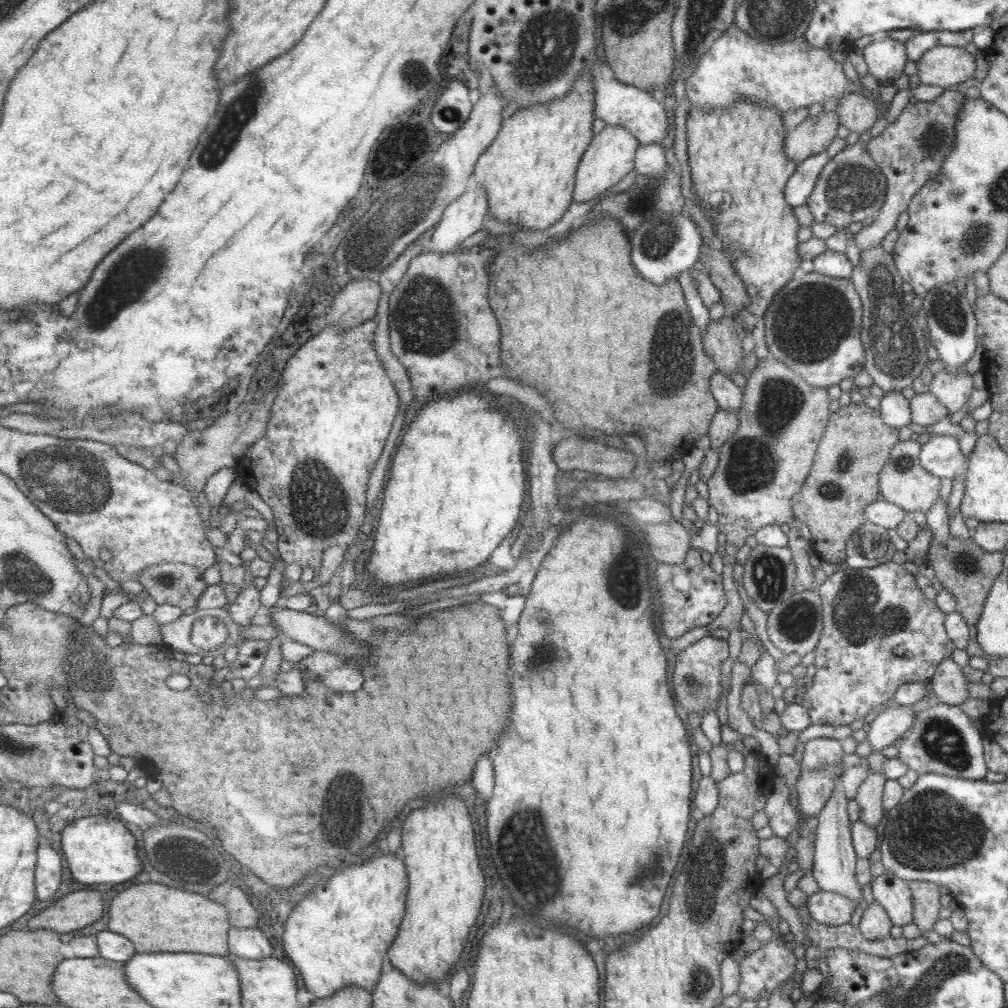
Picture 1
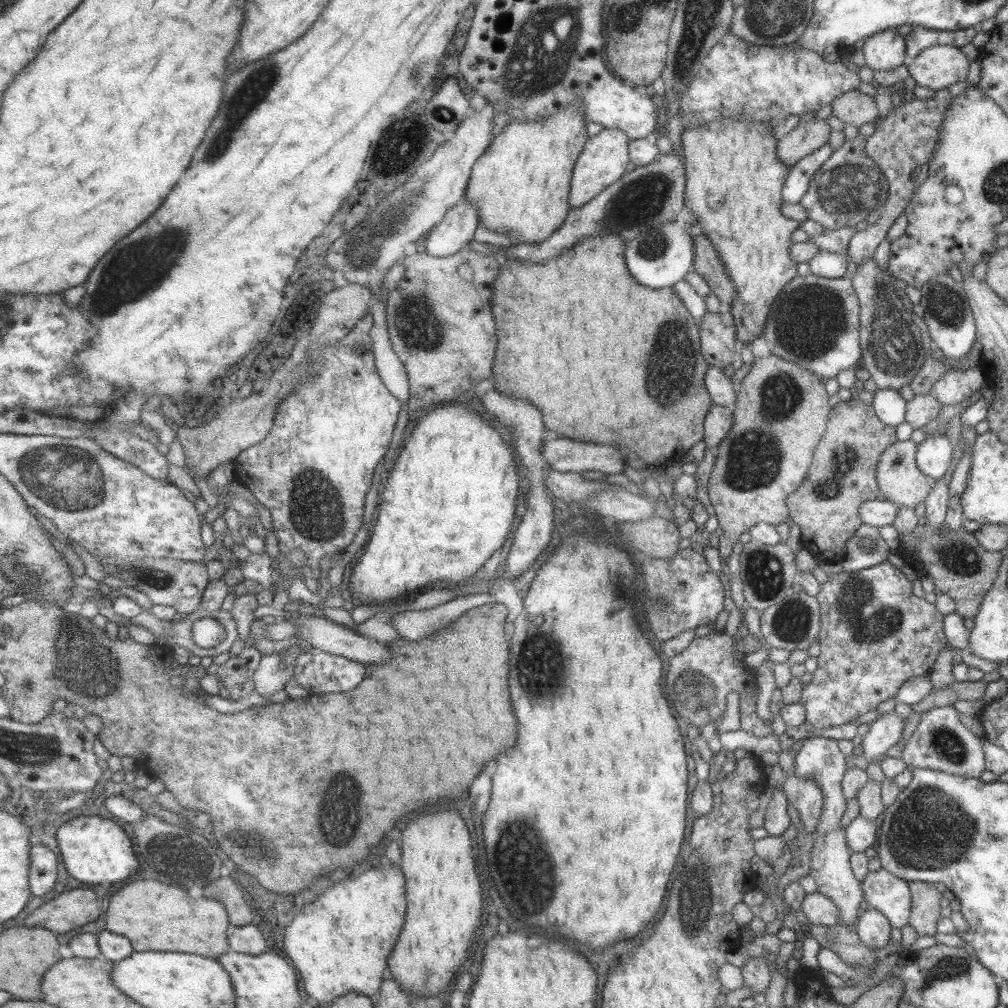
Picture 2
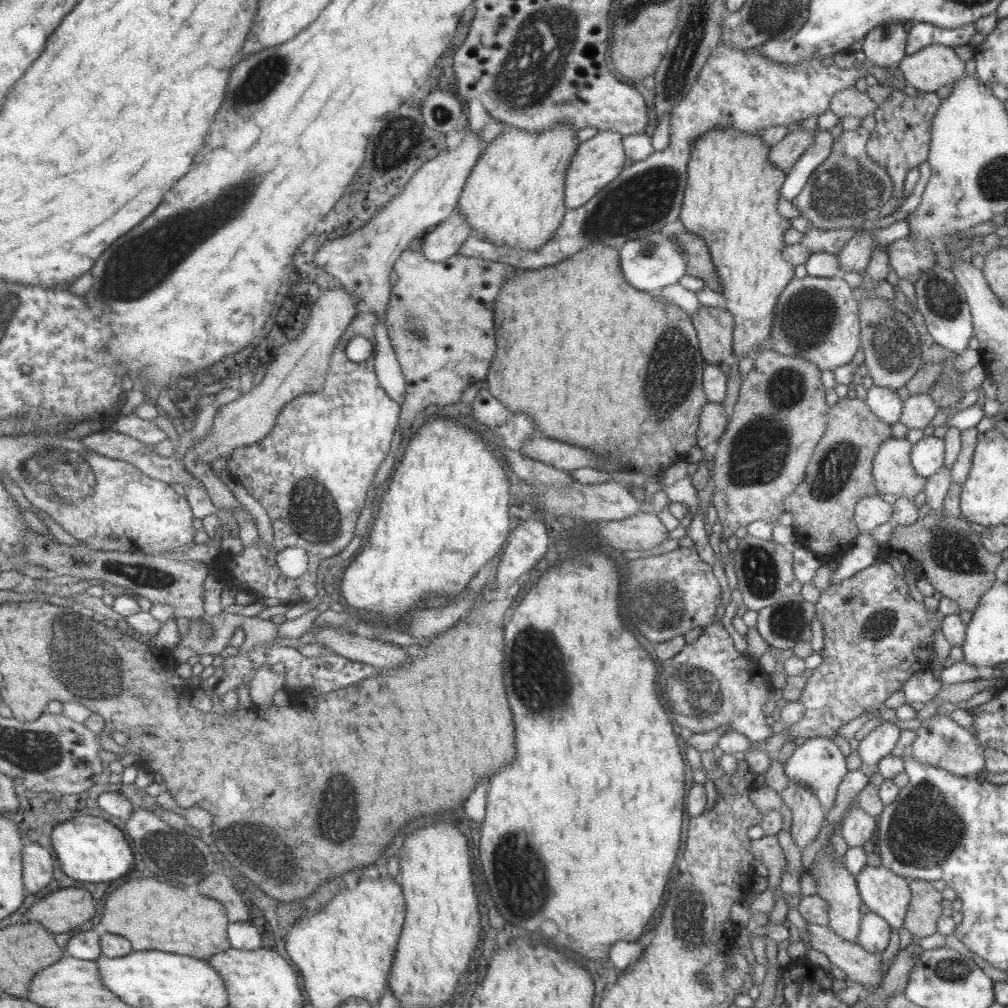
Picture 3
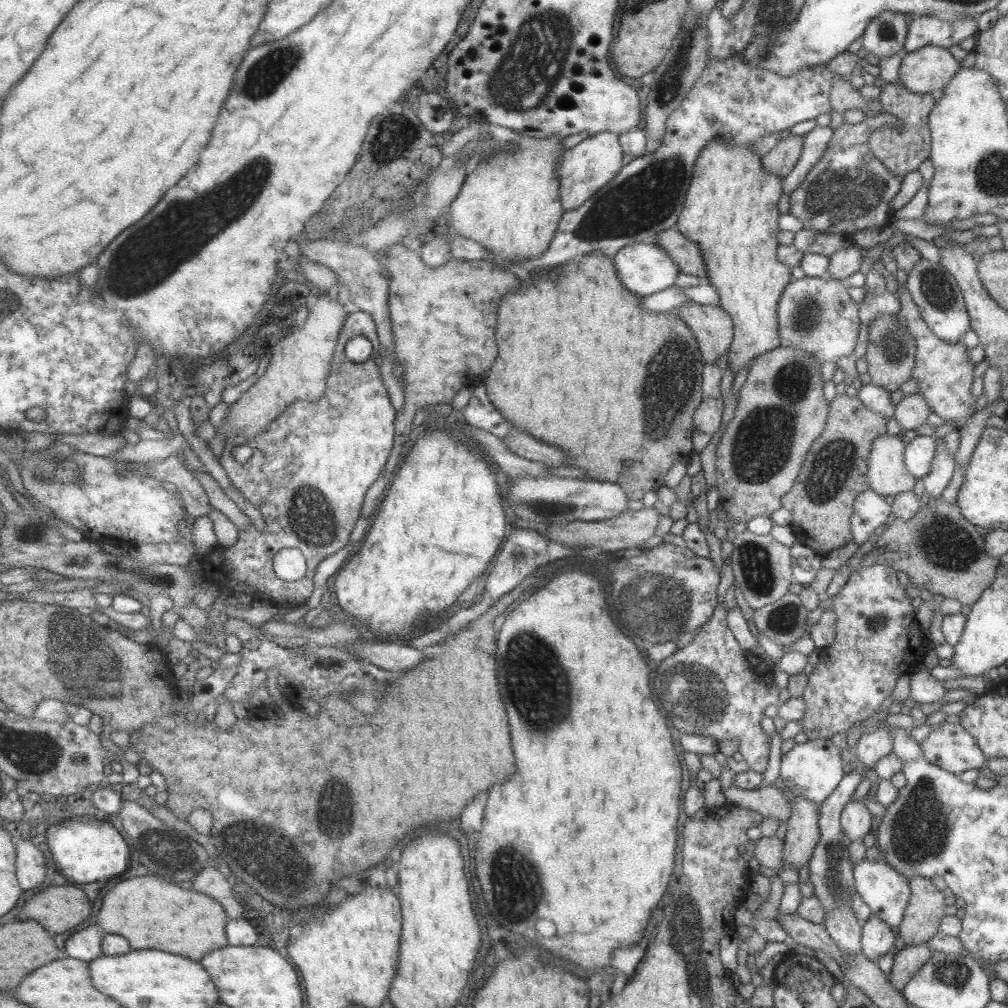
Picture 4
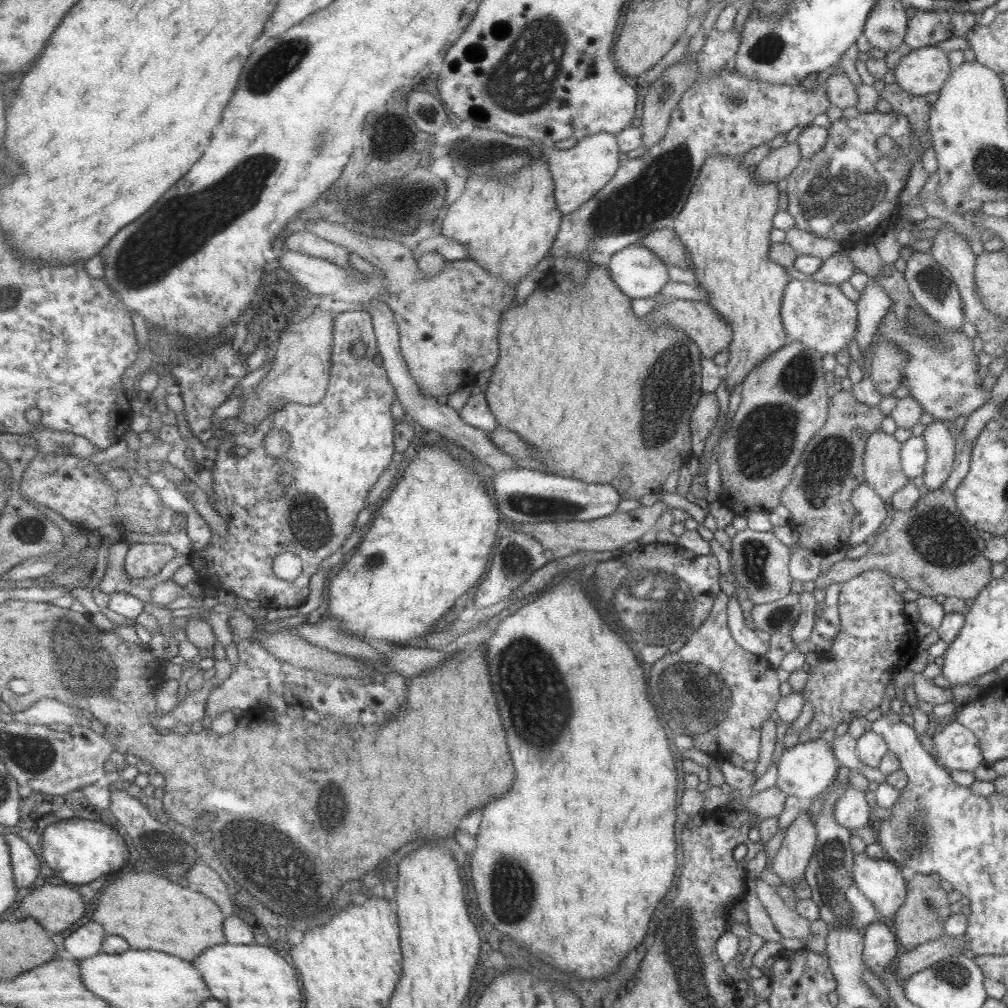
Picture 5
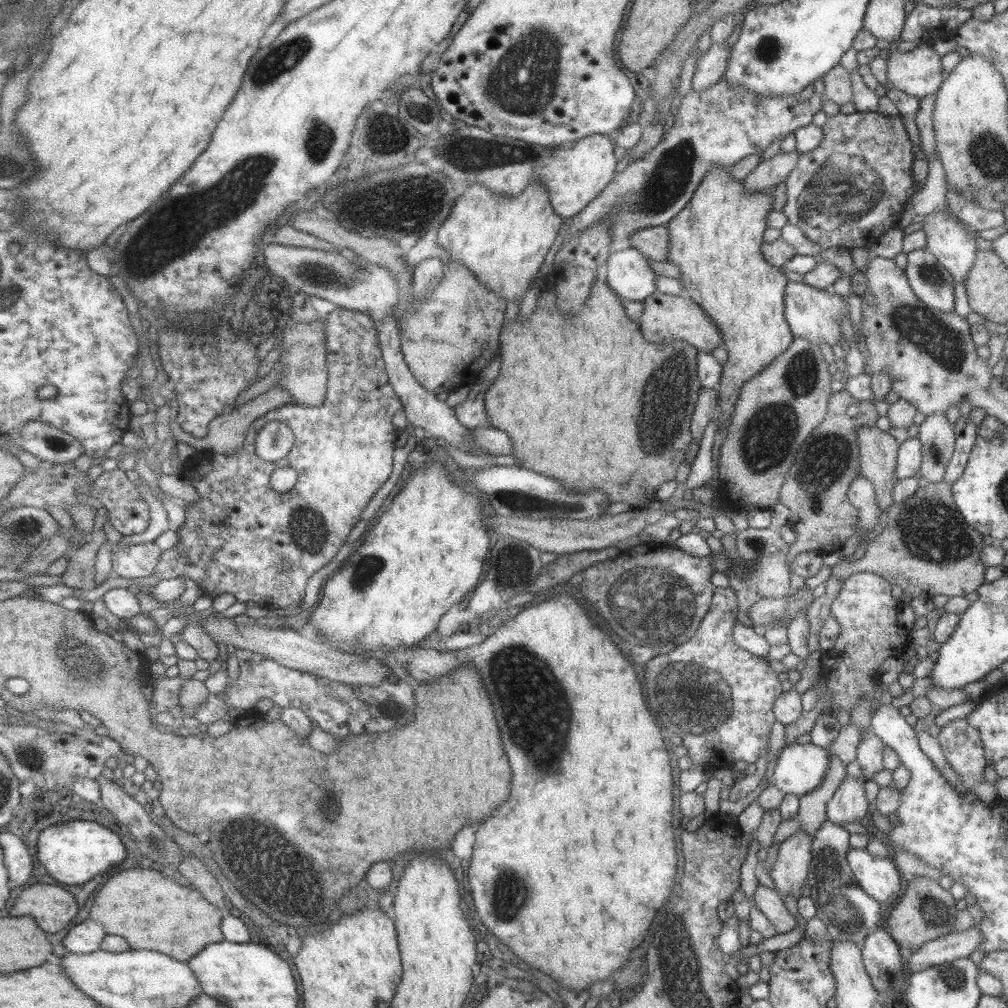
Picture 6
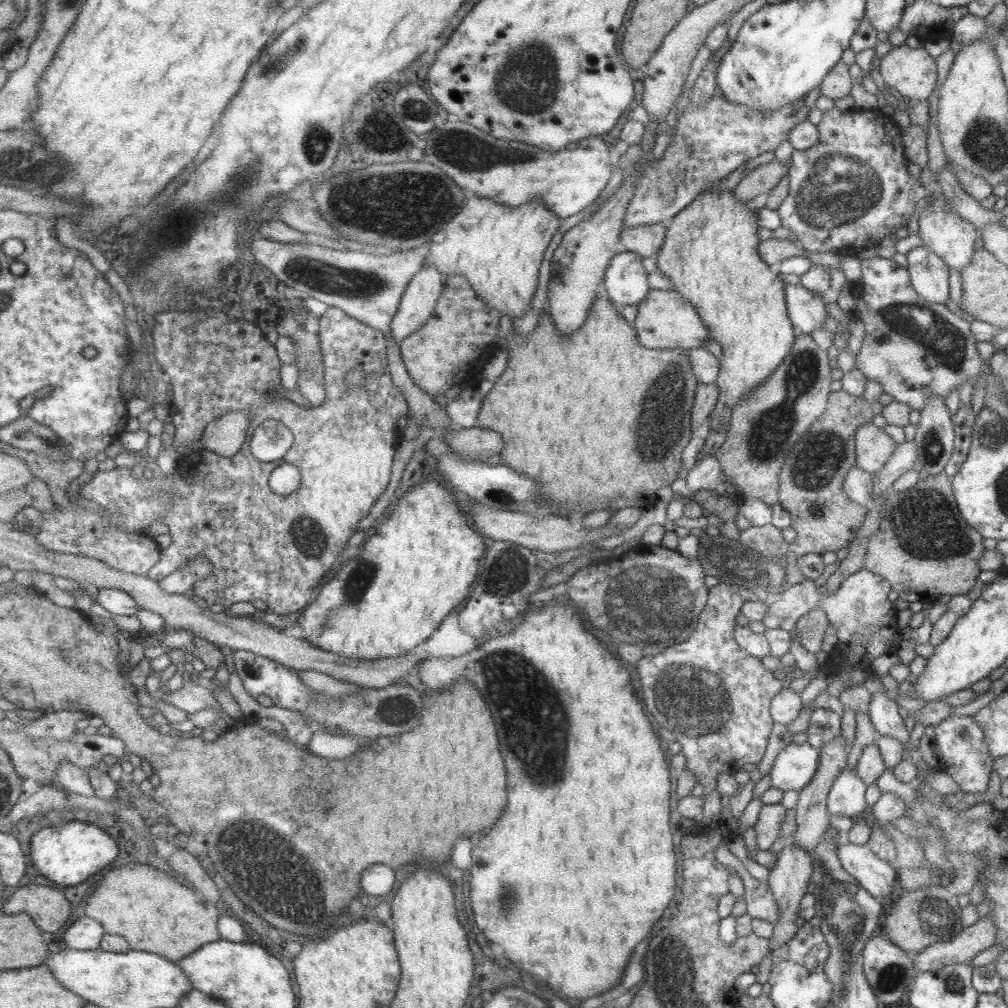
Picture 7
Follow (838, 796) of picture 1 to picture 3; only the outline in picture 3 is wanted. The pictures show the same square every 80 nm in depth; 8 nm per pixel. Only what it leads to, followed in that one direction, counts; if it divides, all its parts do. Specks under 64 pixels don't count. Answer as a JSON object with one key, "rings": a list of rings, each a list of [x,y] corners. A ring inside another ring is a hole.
{"rings":[[[833,738],[805,739],[800,746],[795,747],[782,765],[785,776],[799,786],[810,790],[817,797],[824,812],[832,805],[838,784],[847,772],[845,756],[837,749]],[[822,849],[817,852],[808,873],[816,881],[816,895],[820,896],[828,905],[827,927],[843,941],[857,943],[857,933],[859,933],[862,915],[859,911],[861,900],[854,876],[844,867],[843,862],[836,862],[830,854],[826,854]]]}

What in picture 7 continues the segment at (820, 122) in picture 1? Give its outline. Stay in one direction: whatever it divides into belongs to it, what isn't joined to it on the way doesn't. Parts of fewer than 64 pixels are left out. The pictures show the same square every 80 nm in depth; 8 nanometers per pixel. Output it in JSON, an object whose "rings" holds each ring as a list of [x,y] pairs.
{"rings":[[[776,160],[769,161],[767,164],[760,164],[755,169],[747,172],[732,189],[732,196],[741,202],[751,200],[754,196],[761,193],[768,193],[780,178],[788,173],[788,162],[781,164]]]}

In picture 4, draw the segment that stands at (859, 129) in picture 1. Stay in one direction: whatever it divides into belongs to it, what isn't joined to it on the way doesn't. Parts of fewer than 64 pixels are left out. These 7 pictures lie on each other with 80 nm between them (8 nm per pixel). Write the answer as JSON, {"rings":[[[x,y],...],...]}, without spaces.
{"rings":[[[835,76],[831,80],[831,90],[829,90],[830,107],[833,111],[843,114],[844,110],[859,110],[861,112],[870,111],[873,113],[881,110],[881,103],[879,108],[867,108],[869,101],[865,101],[857,89],[853,88],[851,84],[839,76]]]}

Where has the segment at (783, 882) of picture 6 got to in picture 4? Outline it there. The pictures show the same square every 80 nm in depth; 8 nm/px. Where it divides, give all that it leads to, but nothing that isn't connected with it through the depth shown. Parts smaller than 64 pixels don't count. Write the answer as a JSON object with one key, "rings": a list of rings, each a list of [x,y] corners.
{"rings":[[[780,778],[771,784],[779,787],[786,796],[789,806],[791,806],[790,816],[786,820],[786,833],[784,834],[784,839],[782,840],[782,868],[796,868],[799,870],[800,866],[803,866],[812,855],[813,849],[817,844],[820,837],[820,832],[818,829],[818,805],[811,802],[810,800],[805,800],[804,798],[799,798],[794,794],[791,794],[788,790],[783,788]]]}

